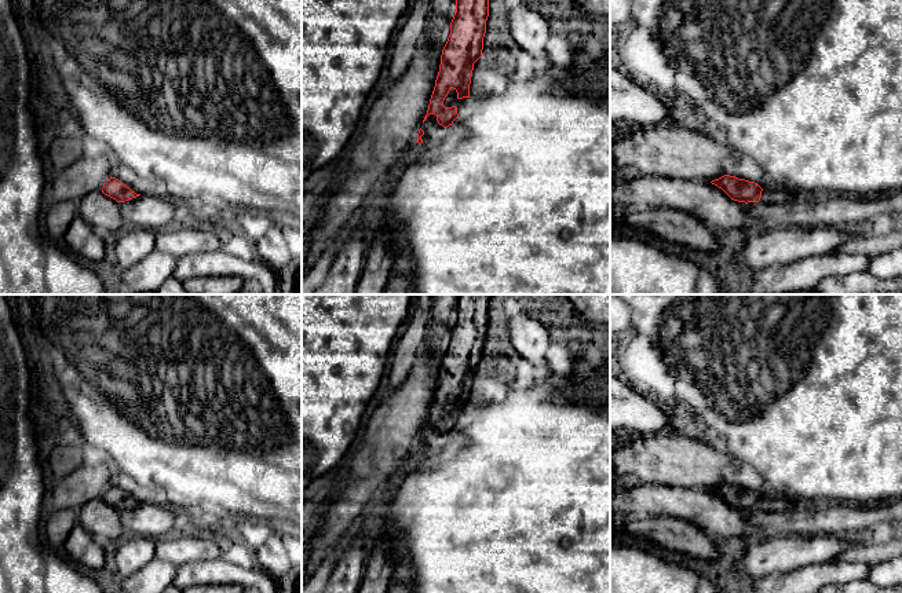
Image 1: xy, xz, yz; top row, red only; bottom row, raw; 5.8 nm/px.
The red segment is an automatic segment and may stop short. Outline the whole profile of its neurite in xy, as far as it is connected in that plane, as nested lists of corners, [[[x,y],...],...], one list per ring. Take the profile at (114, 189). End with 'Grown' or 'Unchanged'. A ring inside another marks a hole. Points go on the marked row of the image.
[[[112,176],[101,190],[105,195],[116,200],[117,202],[125,202],[140,195],[127,187],[123,182]]]. Unchanged

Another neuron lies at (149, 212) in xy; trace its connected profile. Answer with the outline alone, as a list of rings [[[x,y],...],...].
[[[146,191],[136,198],[120,202],[120,211],[125,227],[140,227],[158,233],[172,227],[180,206]]]

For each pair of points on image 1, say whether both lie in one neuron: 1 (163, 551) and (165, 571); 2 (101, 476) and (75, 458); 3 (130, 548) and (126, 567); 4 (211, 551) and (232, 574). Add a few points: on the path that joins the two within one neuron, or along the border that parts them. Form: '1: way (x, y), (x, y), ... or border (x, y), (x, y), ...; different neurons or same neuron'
1: border (156, 556), (170, 559), (178, 566); different neurons
2: border (80, 464), (58, 479); different neurons
3: way (130, 552), (127, 563); same neuron
4: border (219, 556), (198, 559), (185, 564); different neurons

